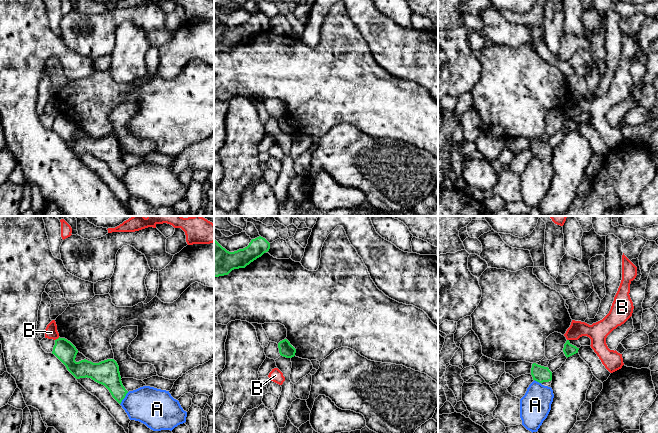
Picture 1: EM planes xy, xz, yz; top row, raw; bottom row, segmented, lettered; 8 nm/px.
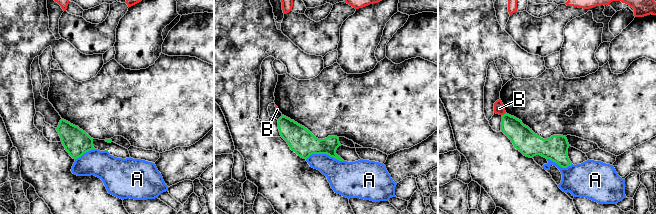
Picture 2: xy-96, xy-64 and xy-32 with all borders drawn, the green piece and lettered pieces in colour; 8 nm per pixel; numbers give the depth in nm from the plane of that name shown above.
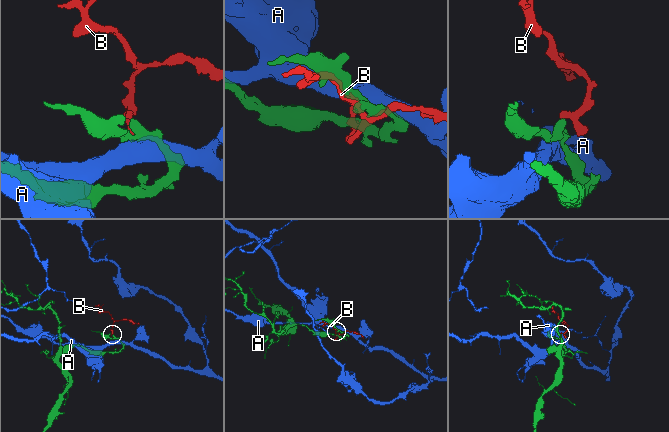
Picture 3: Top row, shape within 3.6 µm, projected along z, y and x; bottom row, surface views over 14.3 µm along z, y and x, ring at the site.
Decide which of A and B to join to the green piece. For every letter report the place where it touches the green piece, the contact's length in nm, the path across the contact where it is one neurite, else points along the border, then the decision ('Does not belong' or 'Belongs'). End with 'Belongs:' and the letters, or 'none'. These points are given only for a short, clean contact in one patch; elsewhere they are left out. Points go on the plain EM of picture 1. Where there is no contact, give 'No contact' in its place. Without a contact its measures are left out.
A: Touches green at xy (124, 173). Shared border 120 nm. Does not belong
B: Touches green at xy (58, 114). Shared border 50 nm. Boundary: xy (59, 113), (55, 116). Does not belong
Belongs: none

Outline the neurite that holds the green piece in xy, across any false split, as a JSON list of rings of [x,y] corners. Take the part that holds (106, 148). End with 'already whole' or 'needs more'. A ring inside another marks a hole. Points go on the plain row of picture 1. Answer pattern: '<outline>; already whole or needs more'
[[[65,114],[55,116],[52,130],[54,130],[76,154],[91,154],[95,158],[104,161],[112,173],[121,180],[128,167],[122,160],[119,142],[114,135],[107,135],[99,139],[93,139],[86,135],[75,137],[78,126]]]; already whole

